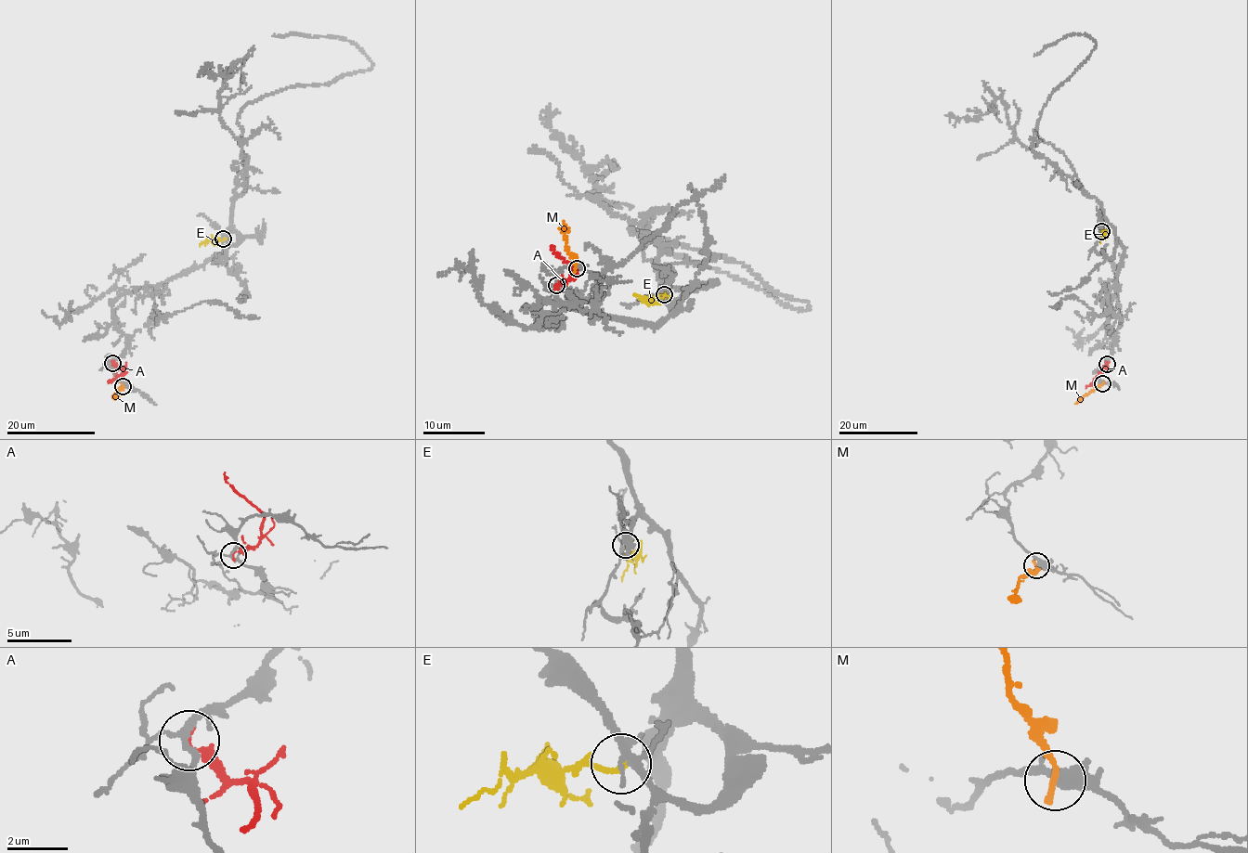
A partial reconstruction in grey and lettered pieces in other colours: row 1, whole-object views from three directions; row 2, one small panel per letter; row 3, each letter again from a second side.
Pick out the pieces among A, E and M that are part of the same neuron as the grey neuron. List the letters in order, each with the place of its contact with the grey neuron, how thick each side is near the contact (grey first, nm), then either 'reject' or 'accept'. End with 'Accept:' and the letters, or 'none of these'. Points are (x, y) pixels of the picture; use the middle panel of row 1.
A: meets grey at (556, 285); 170 nm thick on the grey side, 200 nm on the other; reject
E: meets grey at (664, 294); 130 nm thick on the grey side, 220 nm on the other; accept
M: meets grey at (577, 268); 340 nm thick on the grey side, 240 nm on the other; reject
Accept: E

